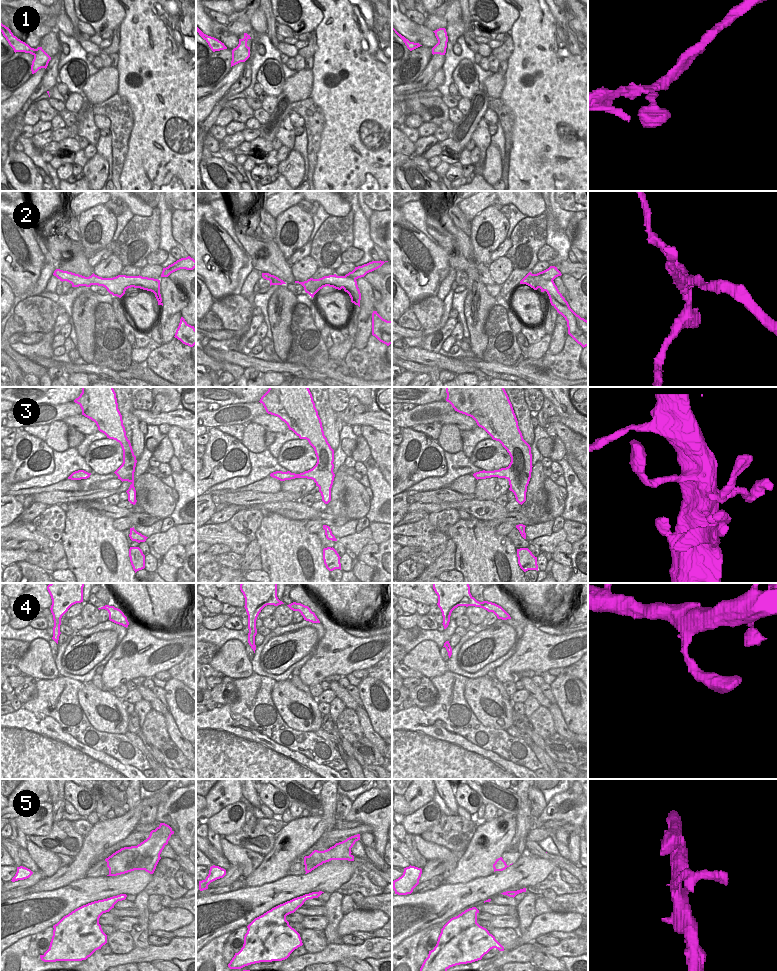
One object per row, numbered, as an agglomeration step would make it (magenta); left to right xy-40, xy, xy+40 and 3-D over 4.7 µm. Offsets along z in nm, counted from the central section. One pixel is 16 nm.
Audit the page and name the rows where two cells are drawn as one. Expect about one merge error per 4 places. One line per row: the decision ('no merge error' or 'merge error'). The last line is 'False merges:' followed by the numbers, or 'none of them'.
1: no merge error
2: merge error
3: no merge error
4: no merge error
5: no merge error
False merges: 2

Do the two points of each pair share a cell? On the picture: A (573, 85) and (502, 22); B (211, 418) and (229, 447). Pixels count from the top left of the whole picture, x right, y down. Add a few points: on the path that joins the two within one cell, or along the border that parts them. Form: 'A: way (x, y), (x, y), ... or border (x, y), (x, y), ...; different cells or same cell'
A: border (518, 10), (518, 18), (508, 32); different cells
B: border (208, 427), (216, 428); different cells

